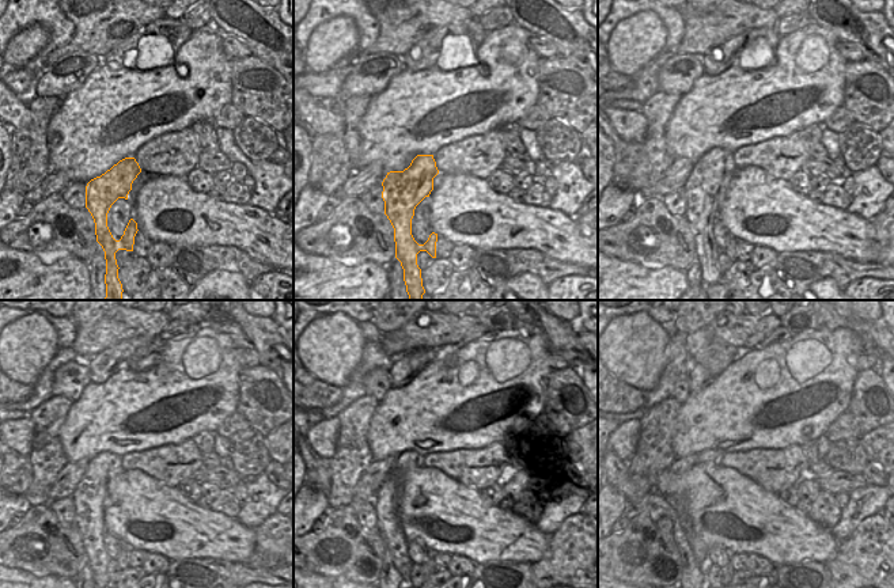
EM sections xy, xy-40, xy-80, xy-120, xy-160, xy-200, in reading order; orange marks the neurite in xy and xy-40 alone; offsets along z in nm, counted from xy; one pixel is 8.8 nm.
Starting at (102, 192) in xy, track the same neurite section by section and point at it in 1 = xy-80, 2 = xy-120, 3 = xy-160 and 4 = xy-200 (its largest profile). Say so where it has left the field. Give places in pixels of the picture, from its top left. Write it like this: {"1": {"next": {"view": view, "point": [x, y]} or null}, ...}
{"1": {"next": {"view": "xy-80", "point": [705, 188]}}, "2": {"next": {"view": "xy-120", "point": [90, 496]}}, "3": {"next": {"view": "xy-160", "point": [387, 497]}}, "4": {"next": {"view": "xy-200", "point": [701, 553]}}}

